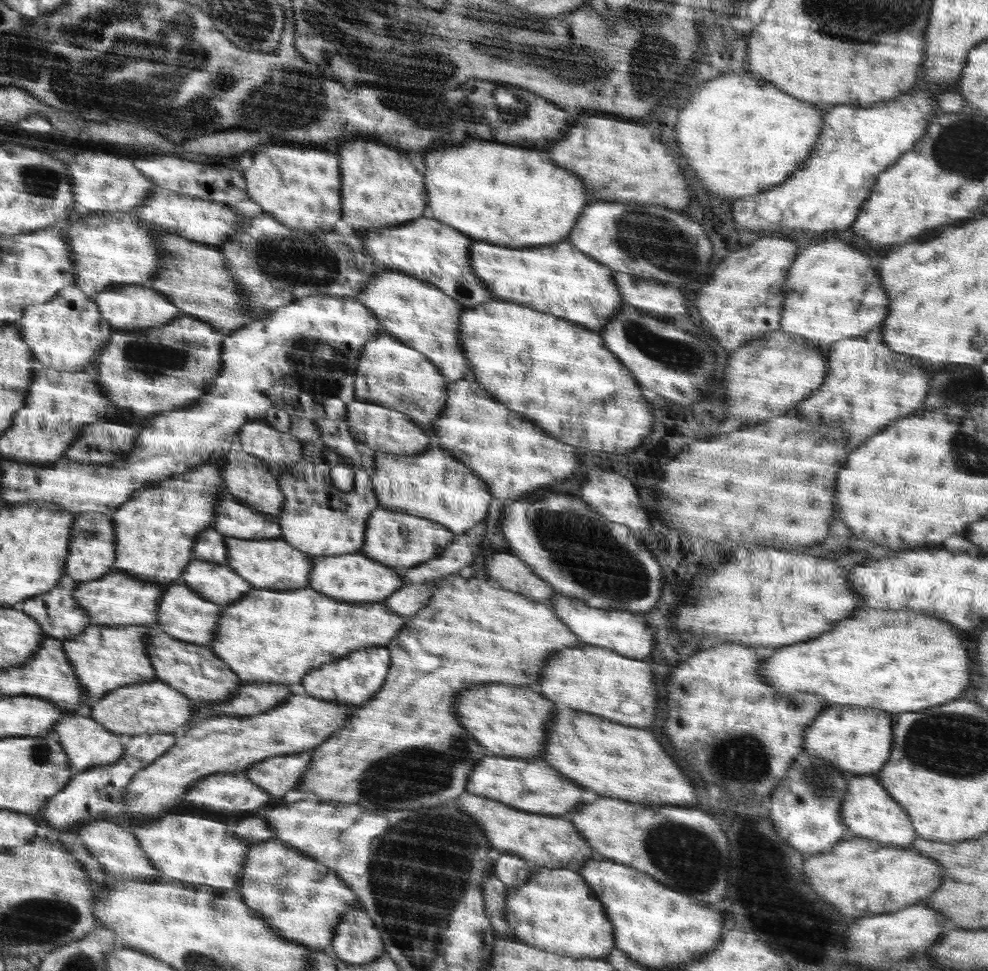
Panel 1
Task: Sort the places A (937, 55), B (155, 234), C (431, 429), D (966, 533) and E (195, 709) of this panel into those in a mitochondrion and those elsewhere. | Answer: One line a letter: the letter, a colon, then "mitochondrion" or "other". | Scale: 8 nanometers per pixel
A: other
B: other
C: other
D: other
E: other

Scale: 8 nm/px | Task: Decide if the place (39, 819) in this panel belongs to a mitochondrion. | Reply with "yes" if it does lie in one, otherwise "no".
no

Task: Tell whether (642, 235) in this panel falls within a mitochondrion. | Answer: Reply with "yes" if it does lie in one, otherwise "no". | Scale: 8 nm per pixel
yes

